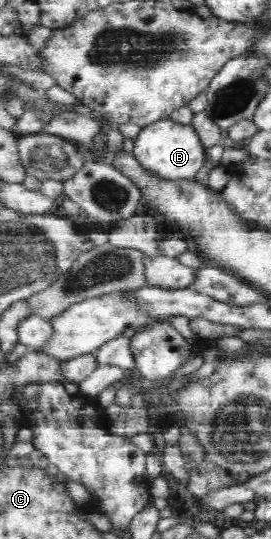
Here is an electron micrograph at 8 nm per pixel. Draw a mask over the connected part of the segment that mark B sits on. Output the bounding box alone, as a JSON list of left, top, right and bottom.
[134,119,208,179]

